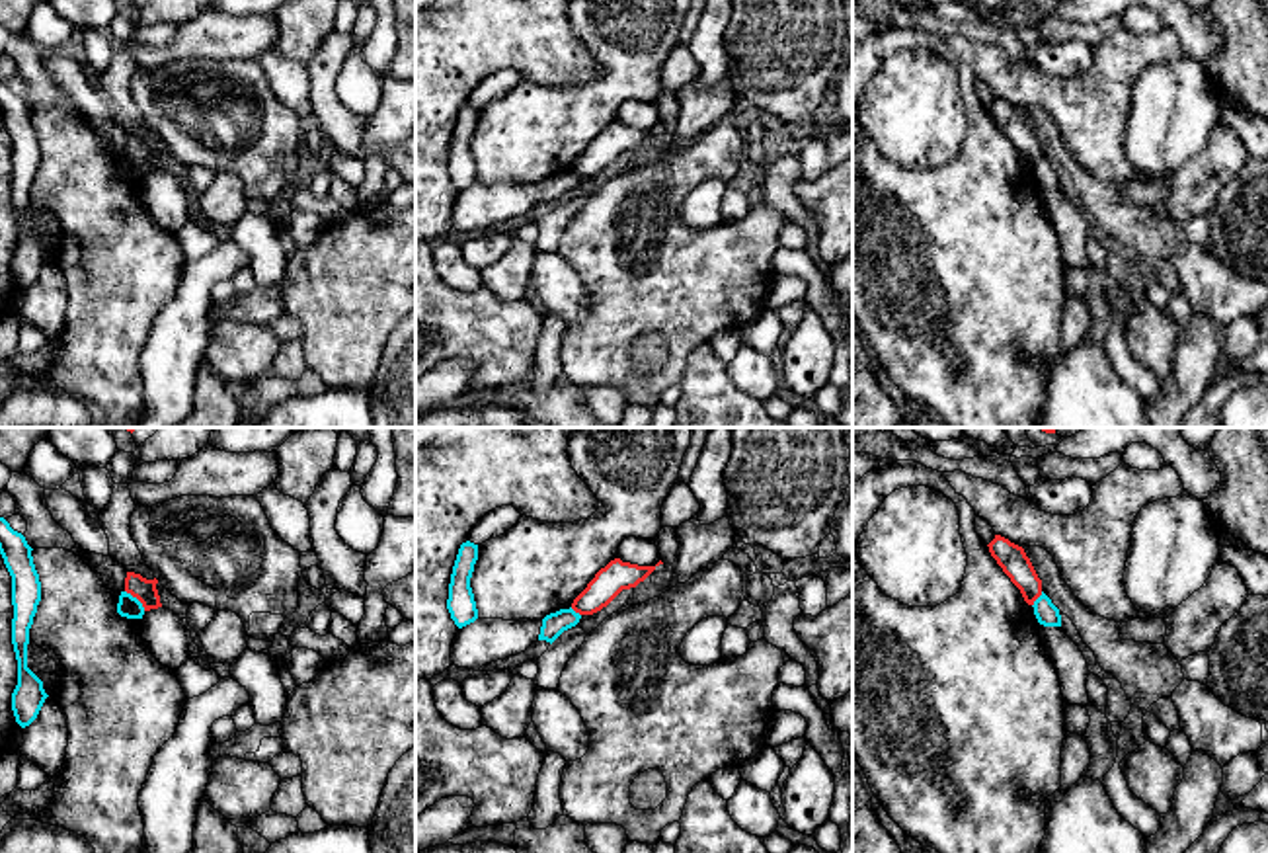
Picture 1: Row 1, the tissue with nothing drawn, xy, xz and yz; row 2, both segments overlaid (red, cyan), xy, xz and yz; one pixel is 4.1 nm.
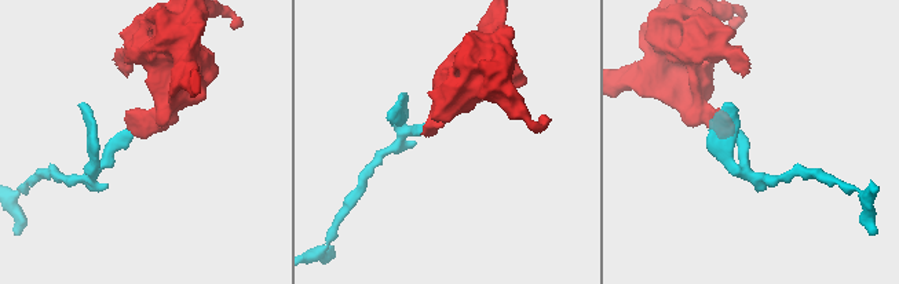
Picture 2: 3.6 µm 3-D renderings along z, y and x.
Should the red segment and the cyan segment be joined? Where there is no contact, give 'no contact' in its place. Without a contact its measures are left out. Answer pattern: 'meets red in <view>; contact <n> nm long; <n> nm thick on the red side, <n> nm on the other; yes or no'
meets red in xy; contact 120 nm long; 100 nm thick on the red side, 90 nm on the other; no

